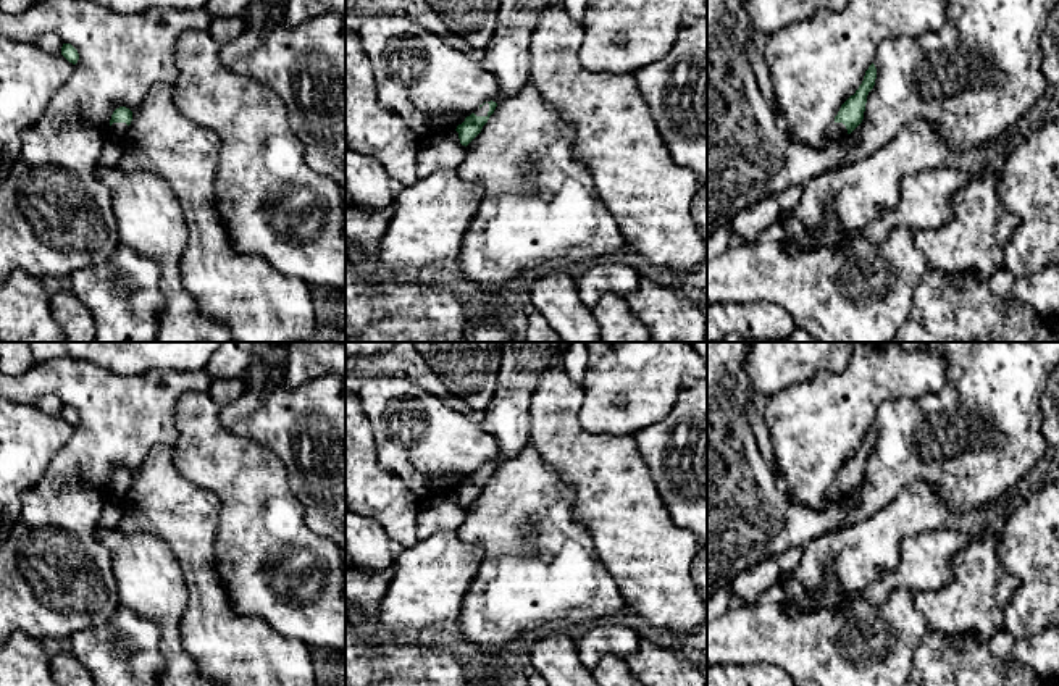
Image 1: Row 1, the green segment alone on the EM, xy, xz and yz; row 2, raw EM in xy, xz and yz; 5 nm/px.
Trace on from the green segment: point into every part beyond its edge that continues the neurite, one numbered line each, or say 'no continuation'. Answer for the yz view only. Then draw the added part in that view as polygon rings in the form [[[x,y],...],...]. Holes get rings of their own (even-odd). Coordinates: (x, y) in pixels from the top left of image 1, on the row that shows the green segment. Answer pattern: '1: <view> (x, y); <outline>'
1: yz (838, 129); [[[833,123],[828,134],[827,134],[827,140],[830,139],[839,139],[843,136],[848,134],[848,129],[843,123]]]

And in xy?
1: xy (118, 129); [[[113,123],[111,126],[110,126],[110,136],[115,136],[115,137],[118,137],[118,139],[123,139],[123,136],[126,134],[126,131],[128,131],[128,124],[126,123]]]

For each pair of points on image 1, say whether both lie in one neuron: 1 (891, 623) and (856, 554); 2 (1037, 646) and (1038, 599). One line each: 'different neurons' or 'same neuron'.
1: different neurons
2: different neurons

